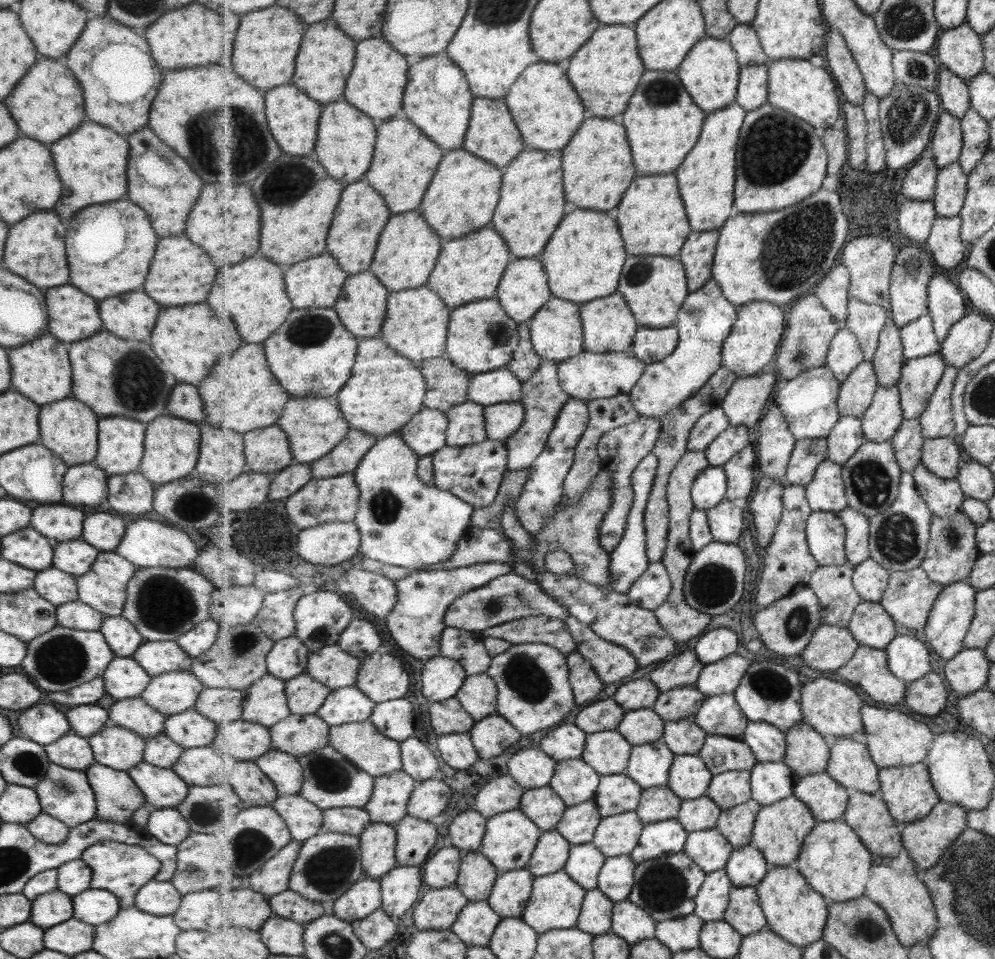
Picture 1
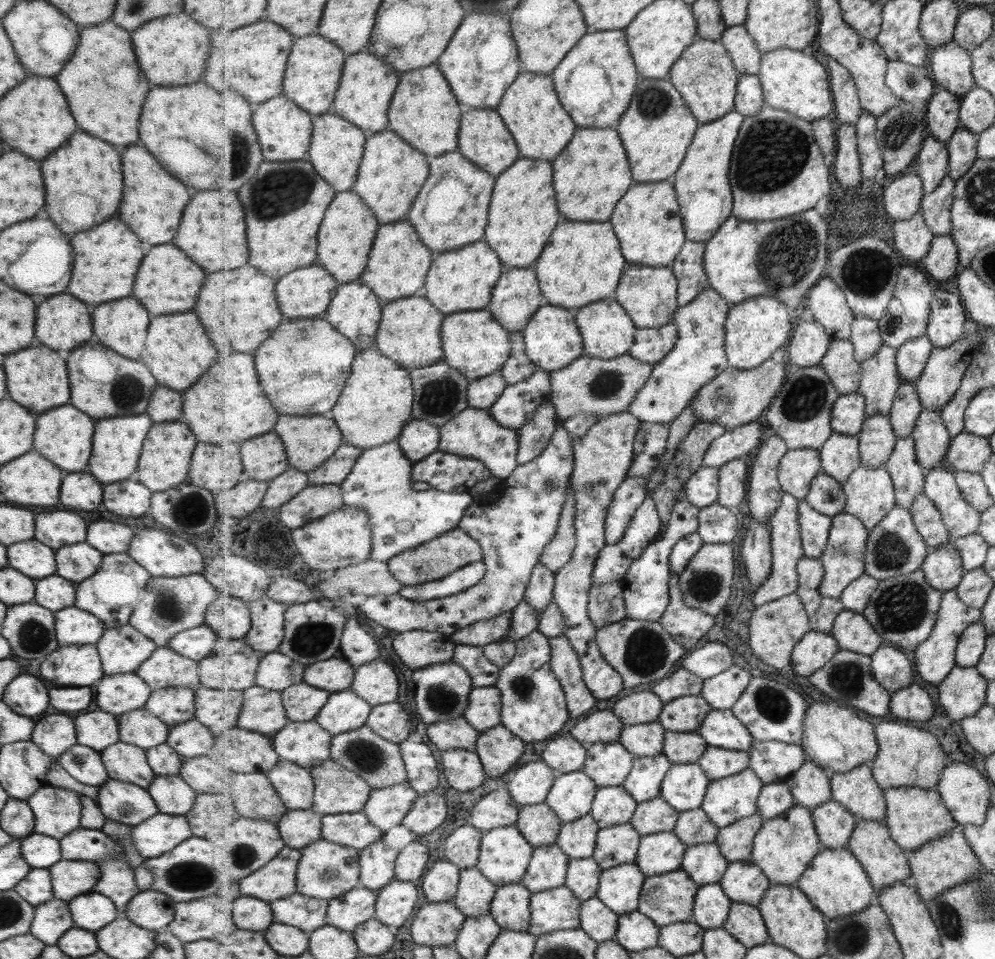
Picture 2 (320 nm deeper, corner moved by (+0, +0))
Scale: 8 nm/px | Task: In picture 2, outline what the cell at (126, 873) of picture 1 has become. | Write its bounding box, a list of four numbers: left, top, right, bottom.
[58,827,140,915]

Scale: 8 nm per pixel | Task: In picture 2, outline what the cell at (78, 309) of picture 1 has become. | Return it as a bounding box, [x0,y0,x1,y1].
[35,294,91,352]

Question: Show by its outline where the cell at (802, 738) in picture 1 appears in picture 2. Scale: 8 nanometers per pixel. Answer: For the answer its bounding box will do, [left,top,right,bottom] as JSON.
[785,757,832,811]

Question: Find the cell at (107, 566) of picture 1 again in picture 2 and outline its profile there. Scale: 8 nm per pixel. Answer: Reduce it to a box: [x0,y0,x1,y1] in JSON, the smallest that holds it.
[74,554,149,629]

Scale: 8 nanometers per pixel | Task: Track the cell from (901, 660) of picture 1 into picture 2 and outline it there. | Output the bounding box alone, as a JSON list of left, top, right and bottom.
[871,643,913,692]

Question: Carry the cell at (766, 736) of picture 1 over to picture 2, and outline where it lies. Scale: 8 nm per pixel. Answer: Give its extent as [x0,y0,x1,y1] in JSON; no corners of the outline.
[750,740,807,784]

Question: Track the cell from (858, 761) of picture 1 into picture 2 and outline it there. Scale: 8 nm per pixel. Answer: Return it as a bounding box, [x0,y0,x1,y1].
[830,764,888,820]

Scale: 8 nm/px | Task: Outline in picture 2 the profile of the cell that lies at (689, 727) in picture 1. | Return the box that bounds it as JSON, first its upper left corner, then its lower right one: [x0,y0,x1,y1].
[664,731,708,764]

